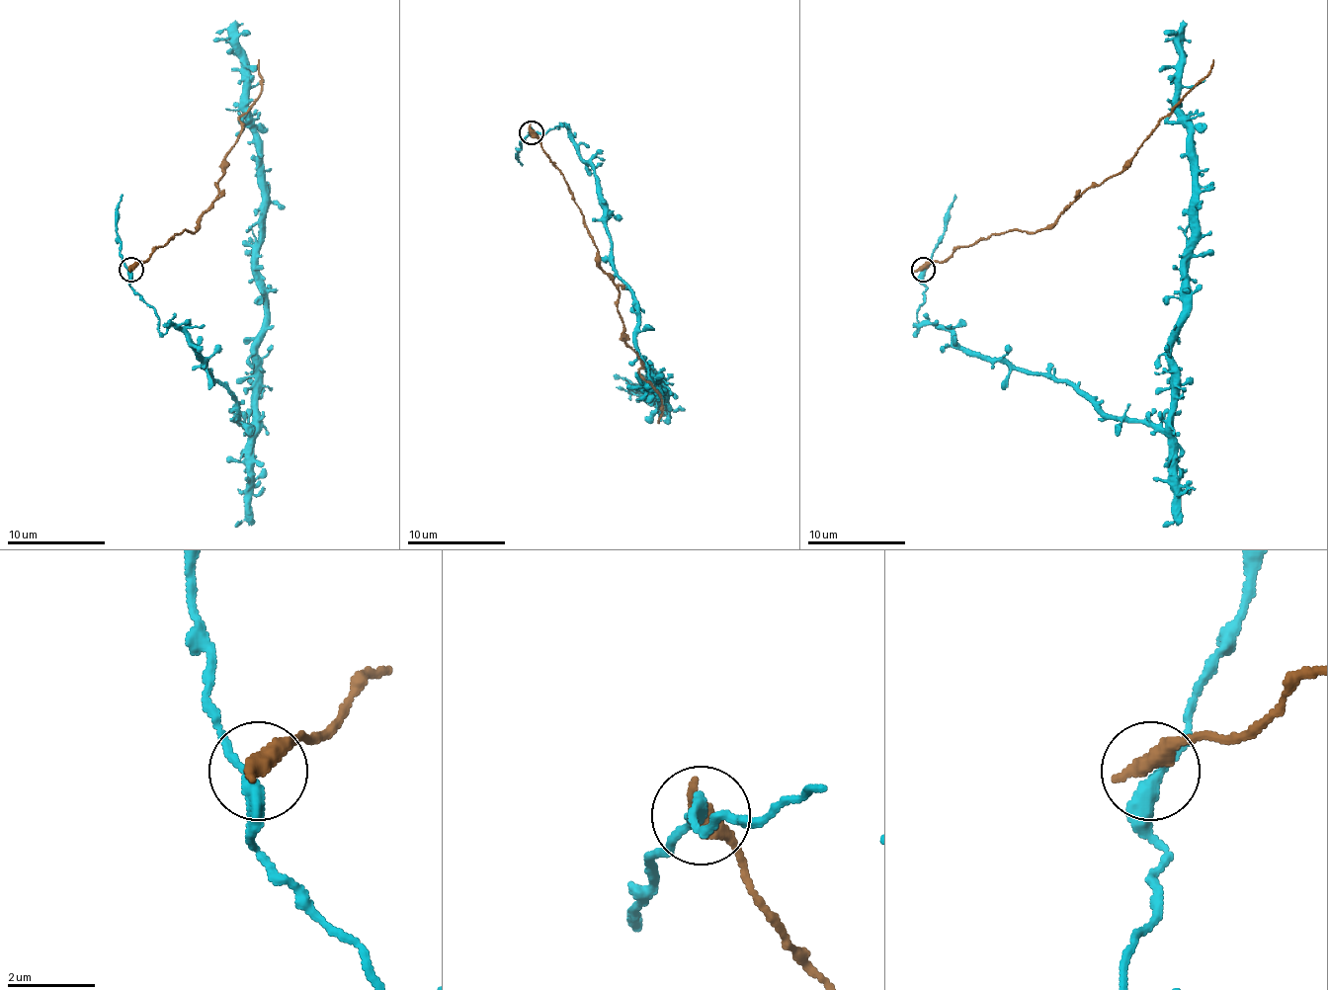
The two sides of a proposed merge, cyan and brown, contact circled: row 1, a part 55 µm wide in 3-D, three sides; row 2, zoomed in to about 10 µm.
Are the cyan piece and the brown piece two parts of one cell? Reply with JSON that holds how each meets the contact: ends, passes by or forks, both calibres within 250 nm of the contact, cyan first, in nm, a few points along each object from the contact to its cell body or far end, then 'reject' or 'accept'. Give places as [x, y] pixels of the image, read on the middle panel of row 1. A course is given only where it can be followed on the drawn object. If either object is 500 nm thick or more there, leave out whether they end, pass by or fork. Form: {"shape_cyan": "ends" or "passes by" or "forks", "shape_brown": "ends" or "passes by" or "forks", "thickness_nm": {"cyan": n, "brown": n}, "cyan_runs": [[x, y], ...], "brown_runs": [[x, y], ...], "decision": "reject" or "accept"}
{"thickness_nm": {"cyan": 320, "brown": 500}, "cyan_runs": [[530, 133], [563, 125], [596, 175], [611, 260], [637, 317], [637, 359], [664, 392], [662, 402], [615, 387]], "brown_runs": [[532, 133], [568, 187], [598, 265], [618, 289], [622, 339], [642, 361], [639, 373], [662, 400], [659, 422]], "decision": "reject"}

